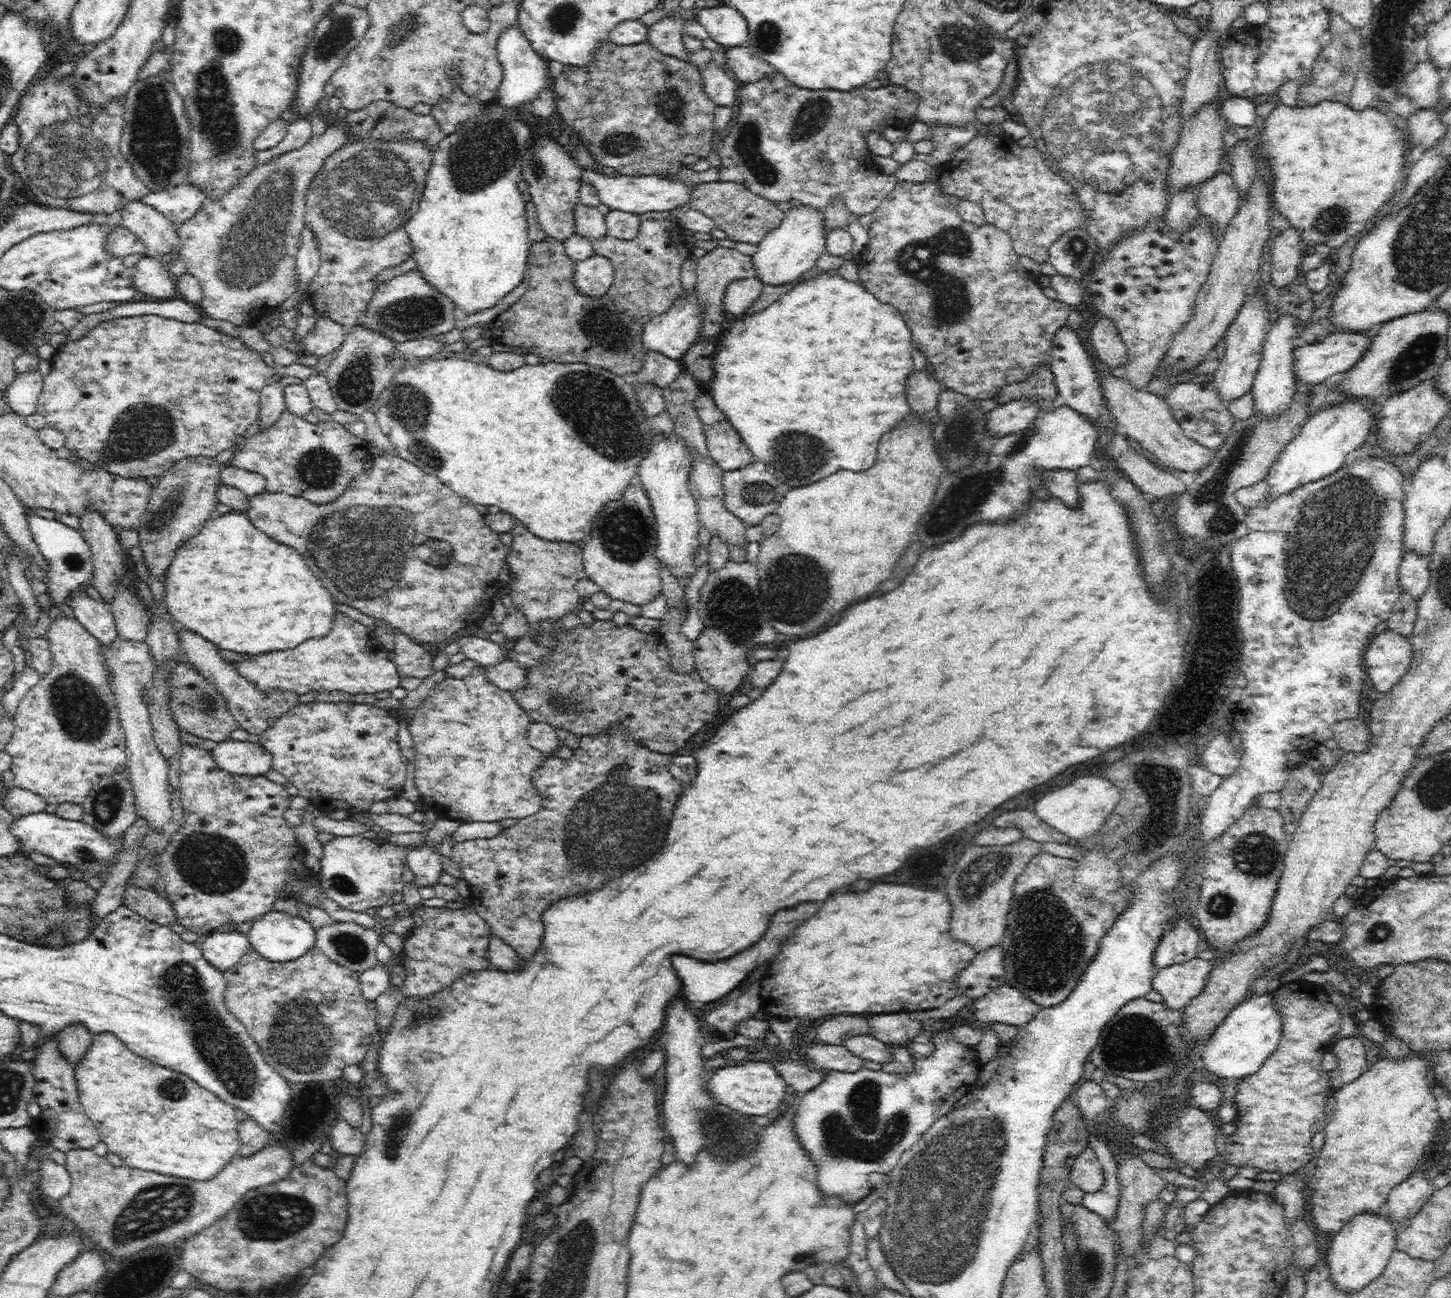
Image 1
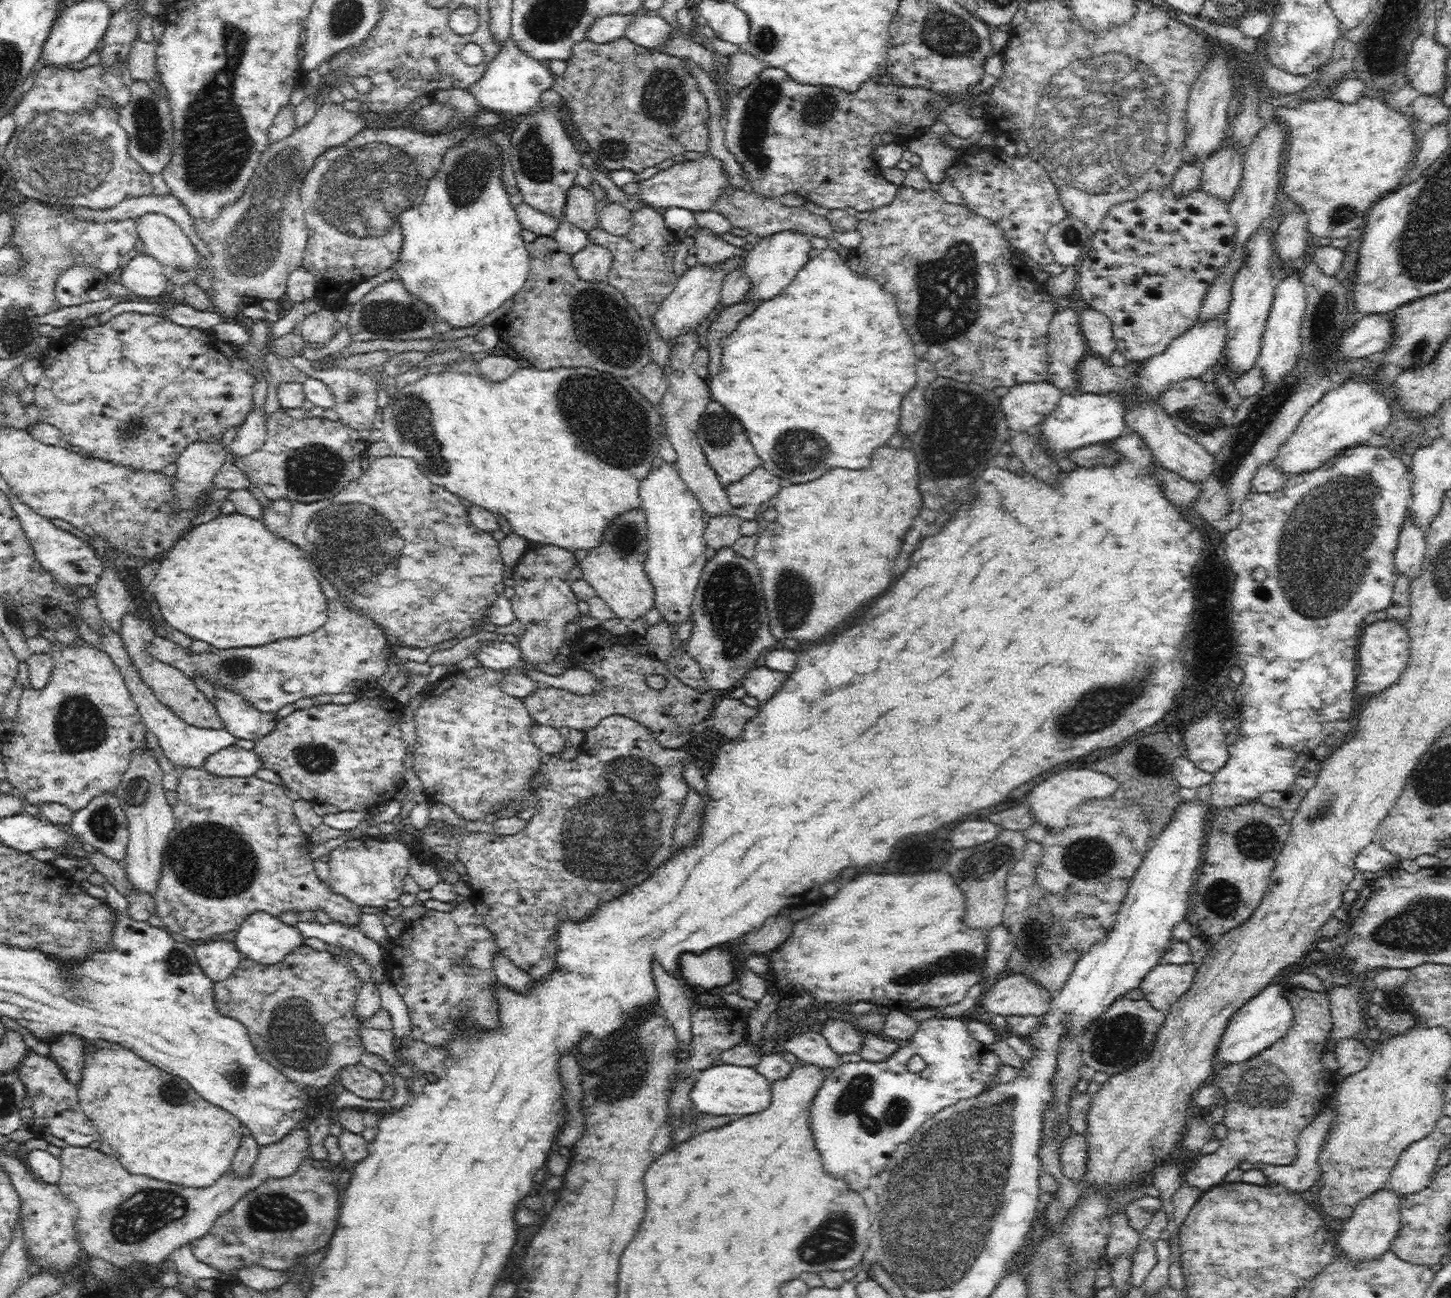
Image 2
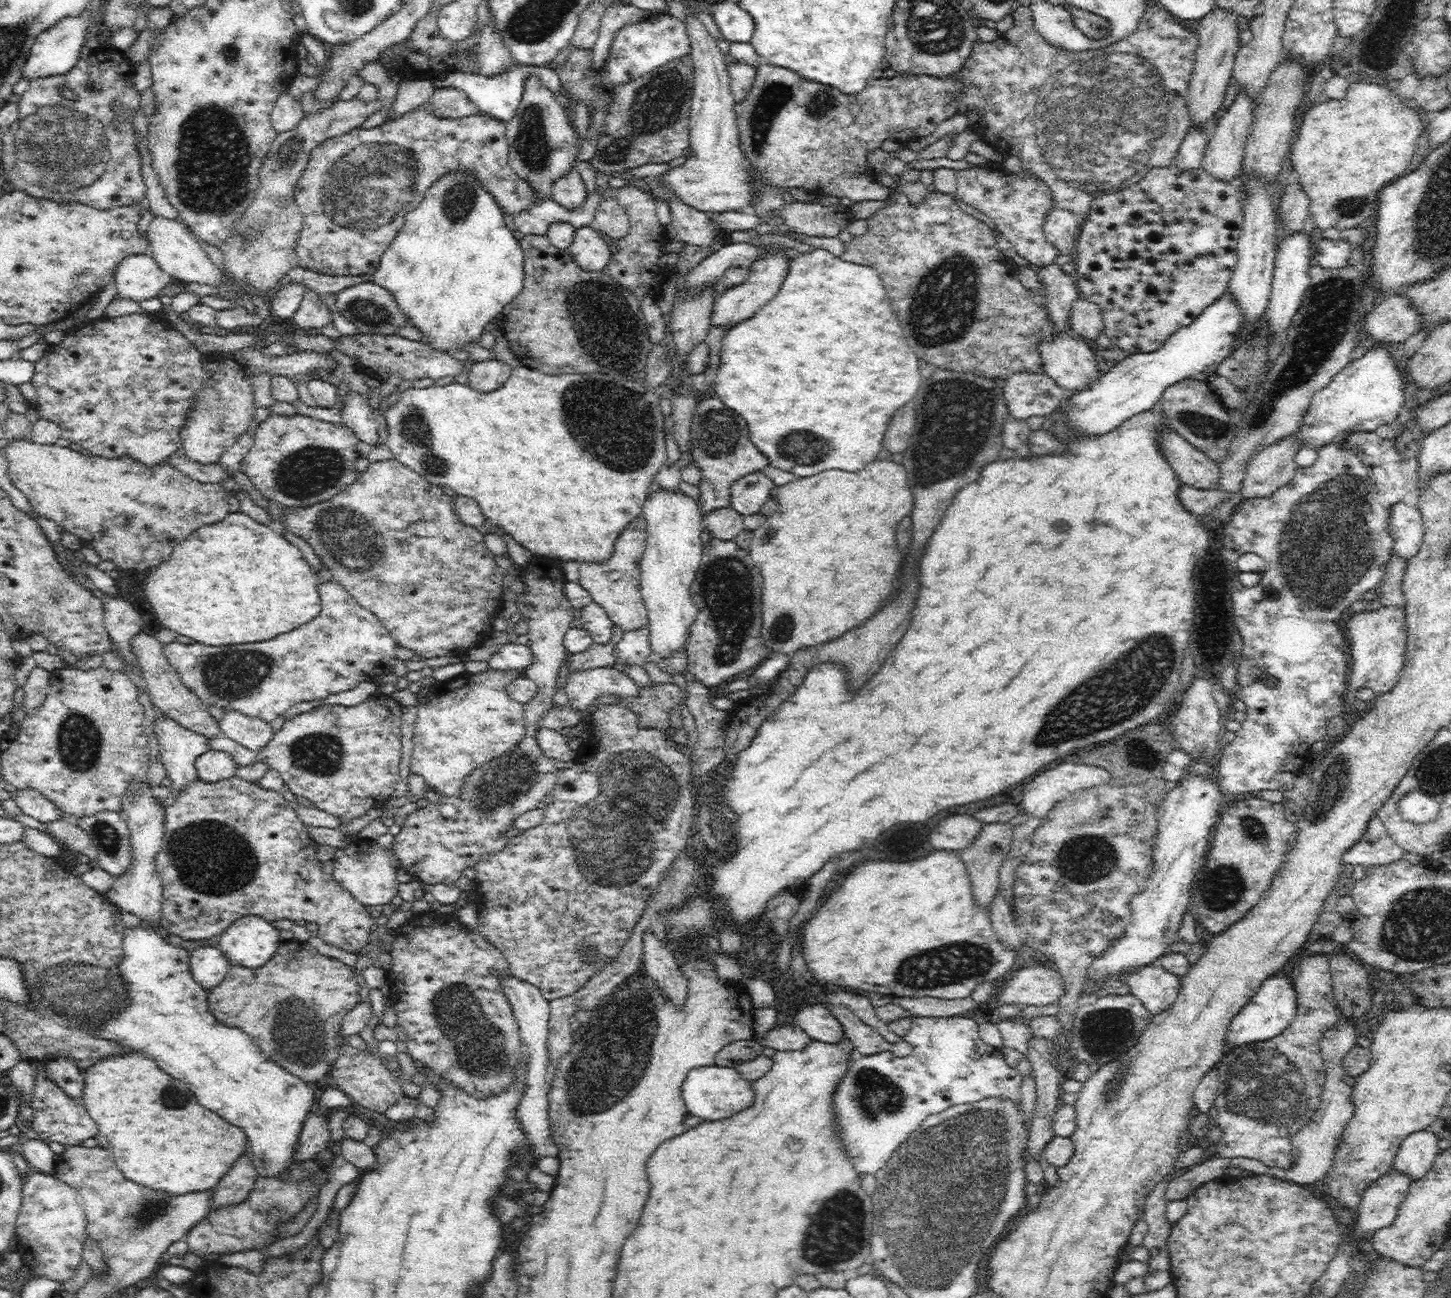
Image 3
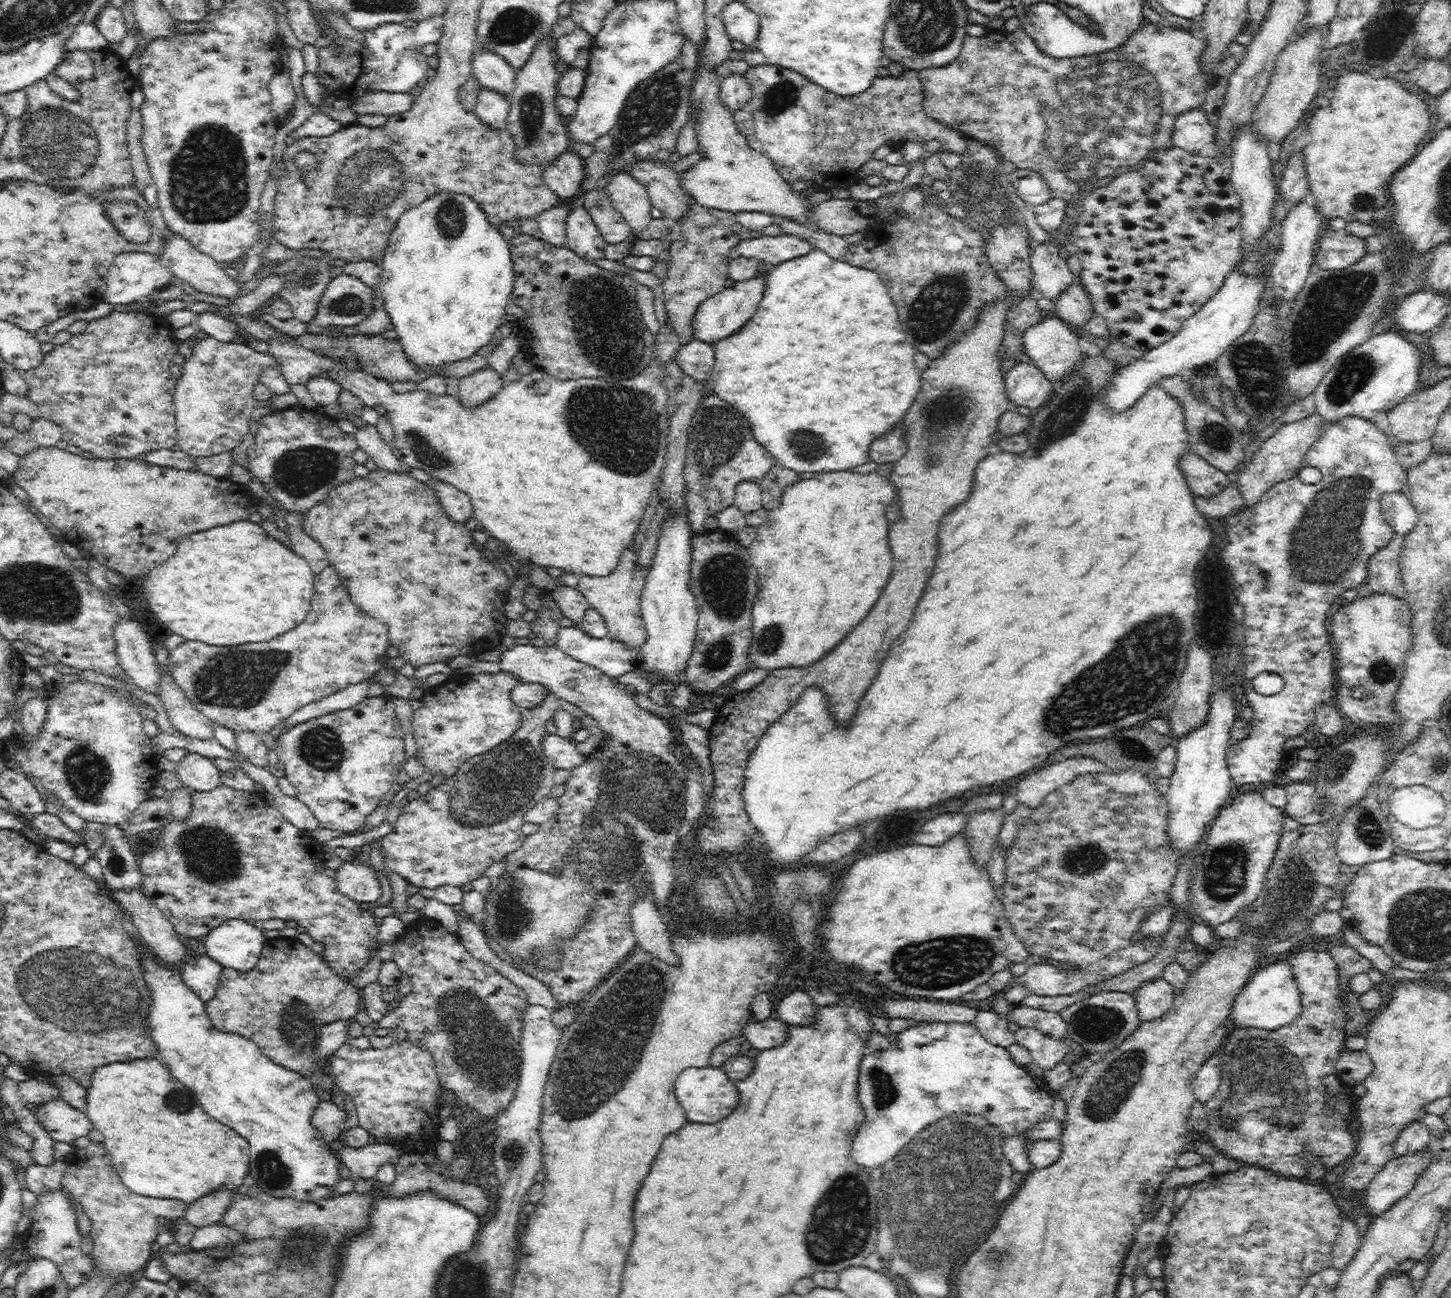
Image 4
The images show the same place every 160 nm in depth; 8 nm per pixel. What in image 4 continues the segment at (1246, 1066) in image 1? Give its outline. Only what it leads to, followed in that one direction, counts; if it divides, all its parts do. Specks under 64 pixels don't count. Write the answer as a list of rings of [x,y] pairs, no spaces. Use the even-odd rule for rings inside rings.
[[[1276,961],[1258,969],[1234,1001],[1231,1025],[1240,1028],[1278,1030],[1290,1024],[1302,1012],[1302,1001],[1289,961]]]

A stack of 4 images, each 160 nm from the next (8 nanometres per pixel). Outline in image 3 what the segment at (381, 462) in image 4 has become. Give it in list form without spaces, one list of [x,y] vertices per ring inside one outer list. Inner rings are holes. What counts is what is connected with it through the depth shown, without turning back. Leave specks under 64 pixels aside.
[[[348,391],[344,408],[341,410],[344,425],[351,428],[358,439],[370,446],[374,446],[380,438],[378,437],[379,424],[376,422],[372,407],[366,403],[364,395]]]

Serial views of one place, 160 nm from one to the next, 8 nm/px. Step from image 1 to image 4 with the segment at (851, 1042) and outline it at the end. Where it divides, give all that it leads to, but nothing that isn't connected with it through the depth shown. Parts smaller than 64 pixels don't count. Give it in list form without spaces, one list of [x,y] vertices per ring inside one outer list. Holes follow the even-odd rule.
[[[794,991],[787,994],[774,1008],[774,1017],[790,1024],[808,1026],[816,1022],[816,1006],[806,991]]]

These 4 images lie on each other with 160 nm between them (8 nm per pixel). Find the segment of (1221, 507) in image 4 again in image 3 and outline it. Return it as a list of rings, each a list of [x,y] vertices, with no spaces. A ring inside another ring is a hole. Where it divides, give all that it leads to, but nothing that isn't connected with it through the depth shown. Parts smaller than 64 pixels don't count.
[[[1183,484],[1179,488],[1178,496],[1186,510],[1193,515],[1203,515],[1212,513],[1230,493],[1219,488],[1202,490]]]

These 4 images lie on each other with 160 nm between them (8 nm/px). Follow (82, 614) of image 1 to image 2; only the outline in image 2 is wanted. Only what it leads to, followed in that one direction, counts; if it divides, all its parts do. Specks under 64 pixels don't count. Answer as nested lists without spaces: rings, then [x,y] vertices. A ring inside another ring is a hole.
[[[103,621],[102,627],[104,627],[102,628],[102,635],[99,637],[102,646],[104,646],[104,654],[109,655],[110,659],[114,660],[114,665],[124,677],[124,683],[126,683],[128,691],[132,694],[132,699],[134,699],[134,703],[136,703],[137,709],[142,715],[147,730],[151,730],[158,738],[166,759],[172,761],[179,770],[183,768],[201,768],[212,754],[227,746],[234,745],[237,738],[228,729],[222,727],[214,730],[192,726],[176,716],[173,710],[161,704],[152,693],[152,690],[142,681],[142,677],[138,674],[138,670],[134,667],[130,656],[125,650],[121,636],[113,632]]]

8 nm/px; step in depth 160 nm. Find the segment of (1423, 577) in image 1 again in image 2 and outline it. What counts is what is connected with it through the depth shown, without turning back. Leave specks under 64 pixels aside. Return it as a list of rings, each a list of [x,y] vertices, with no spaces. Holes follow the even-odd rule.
[[[1406,512],[1406,520],[1398,534],[1398,544],[1395,550],[1395,565],[1399,574],[1409,576],[1411,579],[1420,575],[1422,562],[1425,556],[1426,530],[1413,522],[1411,512]]]

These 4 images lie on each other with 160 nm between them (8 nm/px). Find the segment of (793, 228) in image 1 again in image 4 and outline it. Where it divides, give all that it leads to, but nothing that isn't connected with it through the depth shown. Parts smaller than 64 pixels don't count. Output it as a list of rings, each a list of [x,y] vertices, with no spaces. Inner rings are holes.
[[[758,276],[752,280],[736,282],[732,288],[725,288],[721,293],[707,298],[696,310],[692,318],[694,338],[706,343],[714,344],[716,341],[738,332],[758,310],[758,302],[762,300],[764,288],[767,286],[767,276]]]

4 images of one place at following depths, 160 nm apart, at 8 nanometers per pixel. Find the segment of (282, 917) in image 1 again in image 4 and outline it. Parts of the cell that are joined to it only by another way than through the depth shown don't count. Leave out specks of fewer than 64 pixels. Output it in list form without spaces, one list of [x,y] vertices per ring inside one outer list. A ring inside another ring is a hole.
[[[230,919],[205,936],[205,954],[223,967],[252,970],[260,958],[267,938],[252,922]]]

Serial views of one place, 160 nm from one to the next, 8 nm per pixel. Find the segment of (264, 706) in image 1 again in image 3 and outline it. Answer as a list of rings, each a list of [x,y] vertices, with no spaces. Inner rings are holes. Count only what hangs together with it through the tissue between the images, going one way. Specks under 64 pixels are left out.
[[[226,711],[219,721],[220,734],[260,754],[260,750],[272,738],[274,731],[270,723],[252,718],[236,711]]]

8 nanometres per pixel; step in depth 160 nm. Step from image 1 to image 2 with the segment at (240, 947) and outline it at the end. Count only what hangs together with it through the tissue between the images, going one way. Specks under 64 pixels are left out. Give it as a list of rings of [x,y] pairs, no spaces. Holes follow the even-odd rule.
[[[218,940],[195,948],[198,964],[212,982],[227,979],[243,957],[234,941]]]

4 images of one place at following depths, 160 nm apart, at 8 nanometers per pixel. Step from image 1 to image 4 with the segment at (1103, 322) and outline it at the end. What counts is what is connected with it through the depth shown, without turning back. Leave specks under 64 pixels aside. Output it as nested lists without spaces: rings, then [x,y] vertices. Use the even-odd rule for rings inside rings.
[[[1080,281],[1068,286],[1054,303],[1053,315],[1060,317],[1068,324],[1087,328],[1091,320],[1093,304],[1090,295]]]

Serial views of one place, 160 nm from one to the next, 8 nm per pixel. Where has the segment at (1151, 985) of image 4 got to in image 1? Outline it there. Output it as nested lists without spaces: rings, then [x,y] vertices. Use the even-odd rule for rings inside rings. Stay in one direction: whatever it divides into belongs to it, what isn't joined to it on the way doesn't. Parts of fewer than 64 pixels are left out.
[[[1196,957],[1182,964],[1160,968],[1151,980],[1152,988],[1163,996],[1164,1006],[1182,1011],[1204,990],[1215,964],[1216,960]]]

